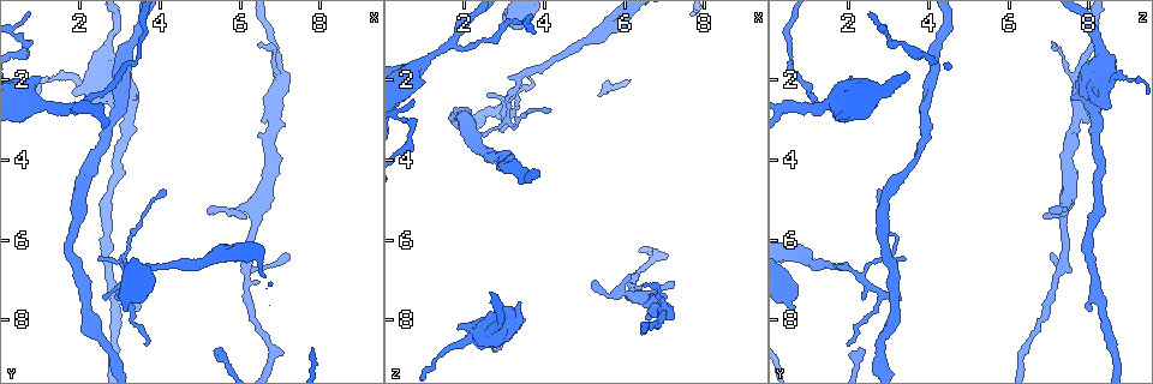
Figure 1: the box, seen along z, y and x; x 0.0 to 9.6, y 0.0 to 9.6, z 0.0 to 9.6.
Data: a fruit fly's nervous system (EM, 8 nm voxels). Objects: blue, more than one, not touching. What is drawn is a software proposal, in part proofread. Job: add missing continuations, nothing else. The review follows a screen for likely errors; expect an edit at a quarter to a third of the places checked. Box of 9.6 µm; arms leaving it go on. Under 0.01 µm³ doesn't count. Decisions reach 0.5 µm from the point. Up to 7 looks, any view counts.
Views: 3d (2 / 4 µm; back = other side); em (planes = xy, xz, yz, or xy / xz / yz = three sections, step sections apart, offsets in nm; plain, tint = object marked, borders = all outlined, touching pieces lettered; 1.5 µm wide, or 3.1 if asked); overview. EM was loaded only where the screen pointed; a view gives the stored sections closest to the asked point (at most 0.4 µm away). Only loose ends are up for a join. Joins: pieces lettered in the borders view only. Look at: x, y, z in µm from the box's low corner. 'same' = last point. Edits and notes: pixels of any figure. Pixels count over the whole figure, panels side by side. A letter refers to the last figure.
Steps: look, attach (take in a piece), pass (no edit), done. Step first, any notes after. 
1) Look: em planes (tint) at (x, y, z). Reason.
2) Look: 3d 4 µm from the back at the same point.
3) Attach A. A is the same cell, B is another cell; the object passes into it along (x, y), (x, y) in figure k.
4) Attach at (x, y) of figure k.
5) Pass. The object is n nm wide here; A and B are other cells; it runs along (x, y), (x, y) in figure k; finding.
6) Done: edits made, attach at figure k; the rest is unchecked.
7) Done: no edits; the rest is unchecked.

Look: 3d 2 µm from the back at (3.45, 7.80, 8.10). Free end.

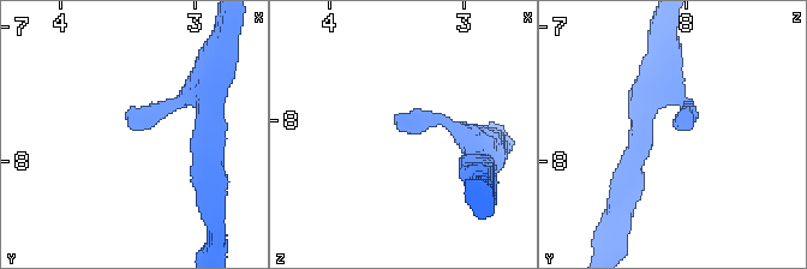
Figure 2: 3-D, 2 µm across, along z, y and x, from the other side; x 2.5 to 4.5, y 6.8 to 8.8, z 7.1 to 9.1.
Look: em planes (borders) at (3.48, 7.74, 8.04).

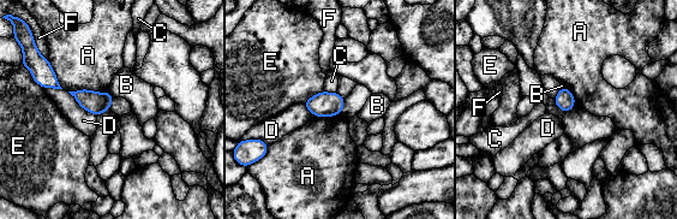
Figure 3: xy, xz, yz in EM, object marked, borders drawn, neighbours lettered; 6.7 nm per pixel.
Pass. The object is 130 nm wide here; A, B, C, D, E and F are other cells; a border runs along (69, 90), (91, 89), (108, 93) in figure 3; none of them fits.

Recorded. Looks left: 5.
Look: 3d 2 µm at (5.30, 5.20, 7.05). Thin end.

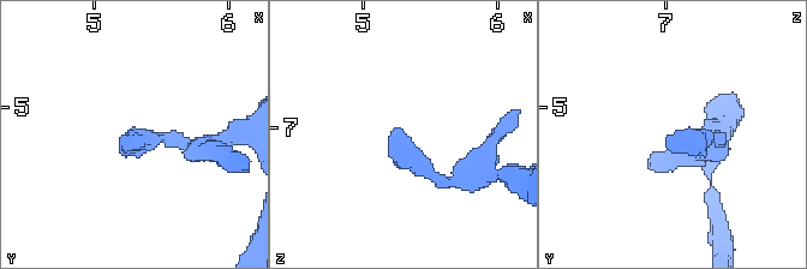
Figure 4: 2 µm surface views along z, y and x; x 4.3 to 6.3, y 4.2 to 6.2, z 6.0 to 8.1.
Look: em planes (borders) at (5.26, 5.24, 7.00).

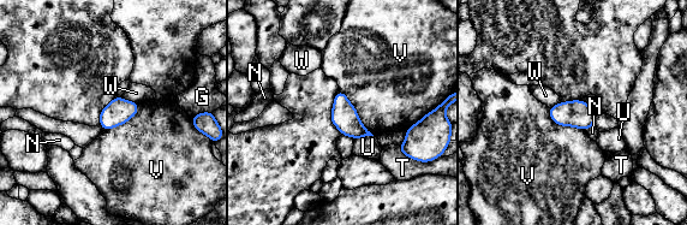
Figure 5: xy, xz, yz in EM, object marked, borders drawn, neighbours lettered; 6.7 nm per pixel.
Pass. G, N, T, U, V and W are other cells; a border runs along (340, 89), (374, 135) in figure 5; none of them fits.

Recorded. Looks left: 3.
Look: 3d 4 µm at (6.55, 1.05, 7.10). Thin end.

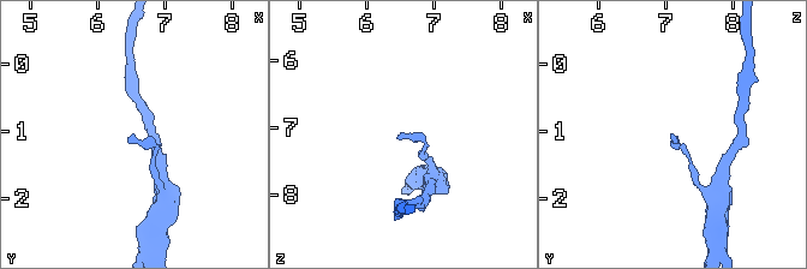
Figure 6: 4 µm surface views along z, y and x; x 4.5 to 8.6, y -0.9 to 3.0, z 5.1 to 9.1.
Look: em yz step 4 (tint) at (6.50, 1.10, 7.10). Now the EM.

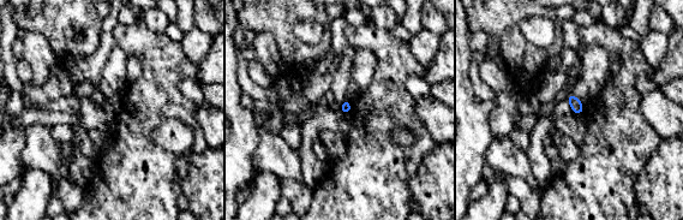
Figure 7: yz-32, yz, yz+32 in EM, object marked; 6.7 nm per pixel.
Look: em xz step 8 (borders) at the same point. Cut it another way.

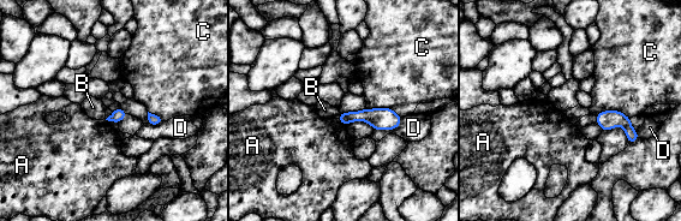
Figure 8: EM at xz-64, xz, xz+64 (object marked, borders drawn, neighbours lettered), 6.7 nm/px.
Pass. The object is 80 nm wide here; A, B, C and D are other cells; a border runs along (340, 113), (336, 118) in figure 8; no lettered piece goes on from it.

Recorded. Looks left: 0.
Done: no edits; the rest is unchecked.

